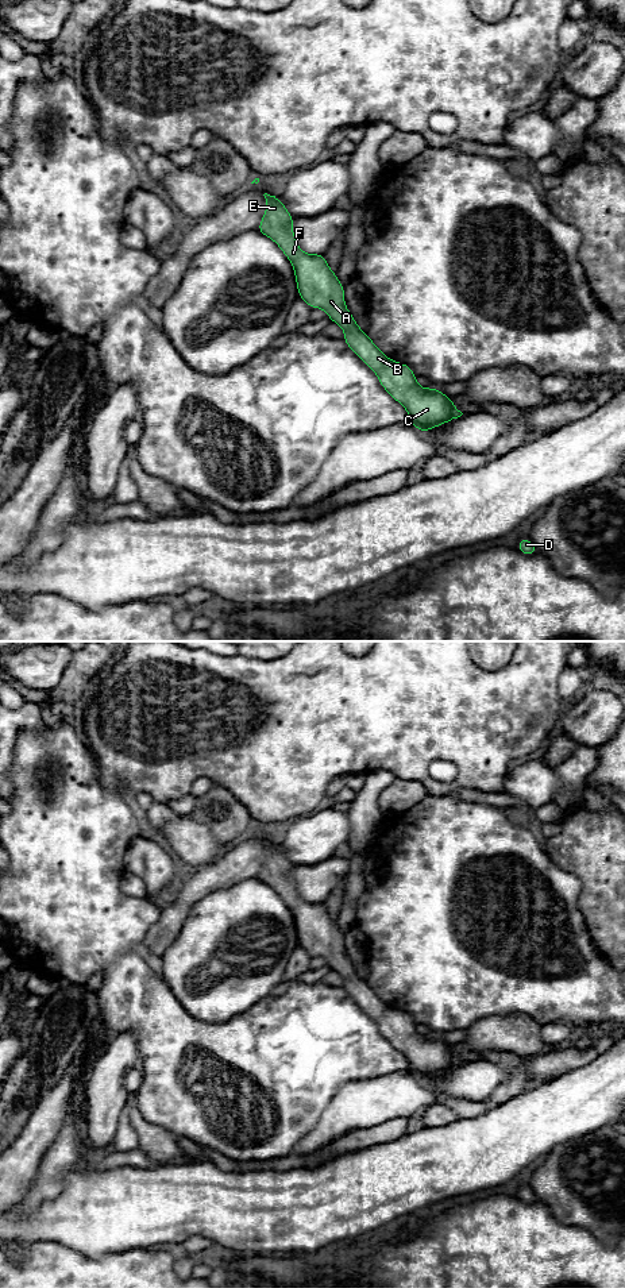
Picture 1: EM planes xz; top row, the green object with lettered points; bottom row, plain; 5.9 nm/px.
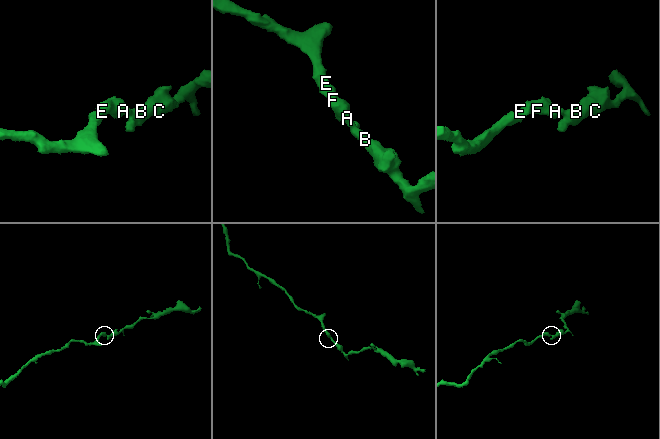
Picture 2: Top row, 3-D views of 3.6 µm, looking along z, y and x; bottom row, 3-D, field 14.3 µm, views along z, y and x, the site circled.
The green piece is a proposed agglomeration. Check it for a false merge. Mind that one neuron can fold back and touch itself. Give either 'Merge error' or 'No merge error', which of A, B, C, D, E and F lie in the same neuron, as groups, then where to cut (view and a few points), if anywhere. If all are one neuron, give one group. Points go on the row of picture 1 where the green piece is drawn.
No merge error. Groups: A B C D E F. No split

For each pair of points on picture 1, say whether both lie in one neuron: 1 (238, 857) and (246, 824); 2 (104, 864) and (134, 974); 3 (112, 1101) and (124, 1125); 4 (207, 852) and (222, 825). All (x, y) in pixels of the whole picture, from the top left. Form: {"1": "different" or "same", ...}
{"1": "different", "2": "same", "3": "different", "4": "different"}

